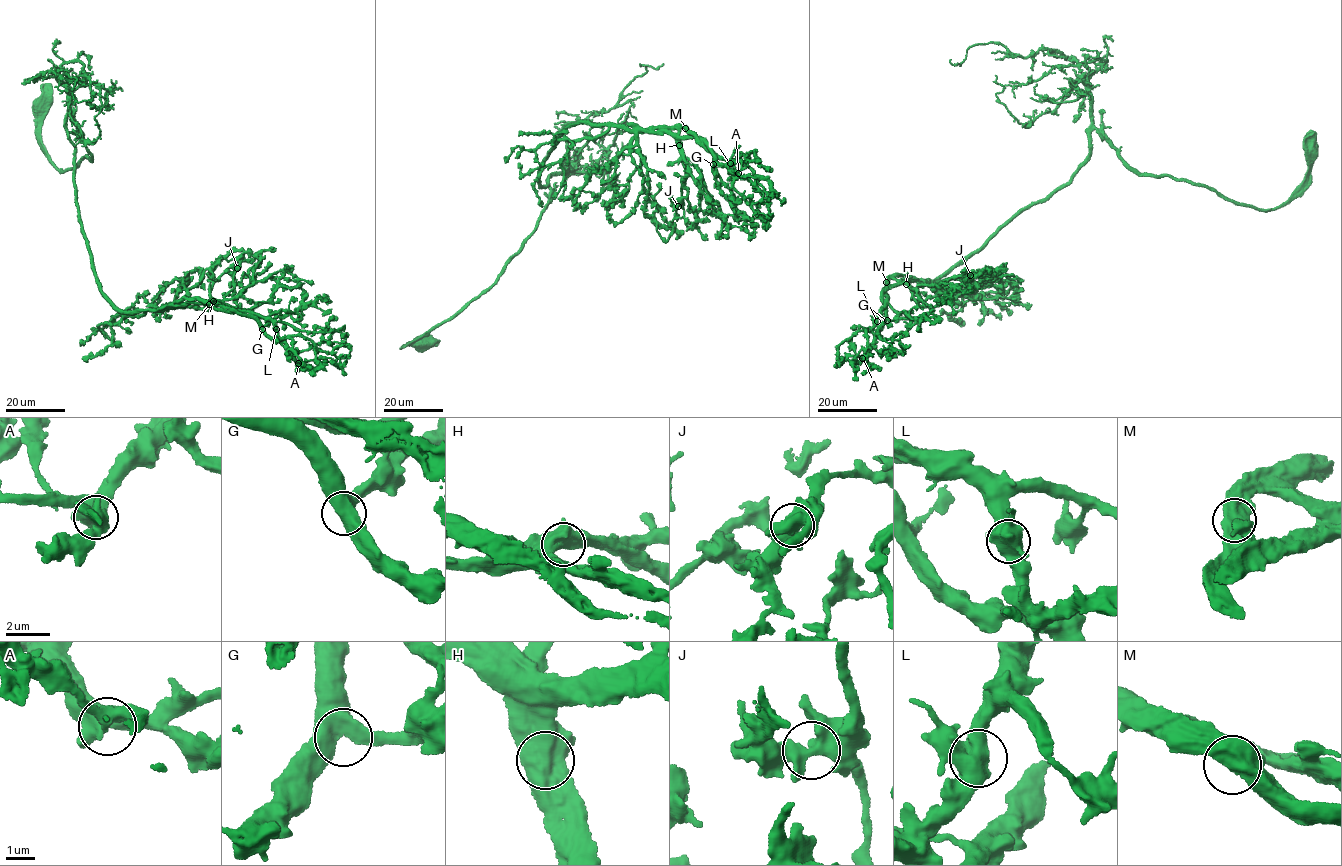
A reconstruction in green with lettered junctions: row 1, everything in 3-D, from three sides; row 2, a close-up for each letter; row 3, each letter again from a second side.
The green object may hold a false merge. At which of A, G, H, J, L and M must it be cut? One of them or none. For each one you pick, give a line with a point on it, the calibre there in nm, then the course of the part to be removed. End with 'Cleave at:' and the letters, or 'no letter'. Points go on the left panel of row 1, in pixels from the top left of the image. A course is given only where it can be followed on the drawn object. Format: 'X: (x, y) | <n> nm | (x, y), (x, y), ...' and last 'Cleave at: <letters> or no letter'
H: (213, 301) | 650 nm | (213, 301), (187, 301), (171, 306), (181, 304), (202, 309), (207, 306), (215, 280), (248, 248)
Cleave at: H

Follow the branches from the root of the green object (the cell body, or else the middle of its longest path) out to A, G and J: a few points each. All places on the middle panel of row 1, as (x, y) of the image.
A: (422, 342), (407, 345), (494, 283), (535, 230), (551, 192), (537, 177), (567, 127), (706, 140), (738, 173)
G: (422, 342), (407, 345), (494, 283), (535, 230), (551, 192), (537, 177), (567, 127), (706, 140), (713, 164)
J: (422, 342), (407, 345), (494, 283), (535, 230), (551, 192), (537, 177), (567, 127), (671, 133), (678, 206)

